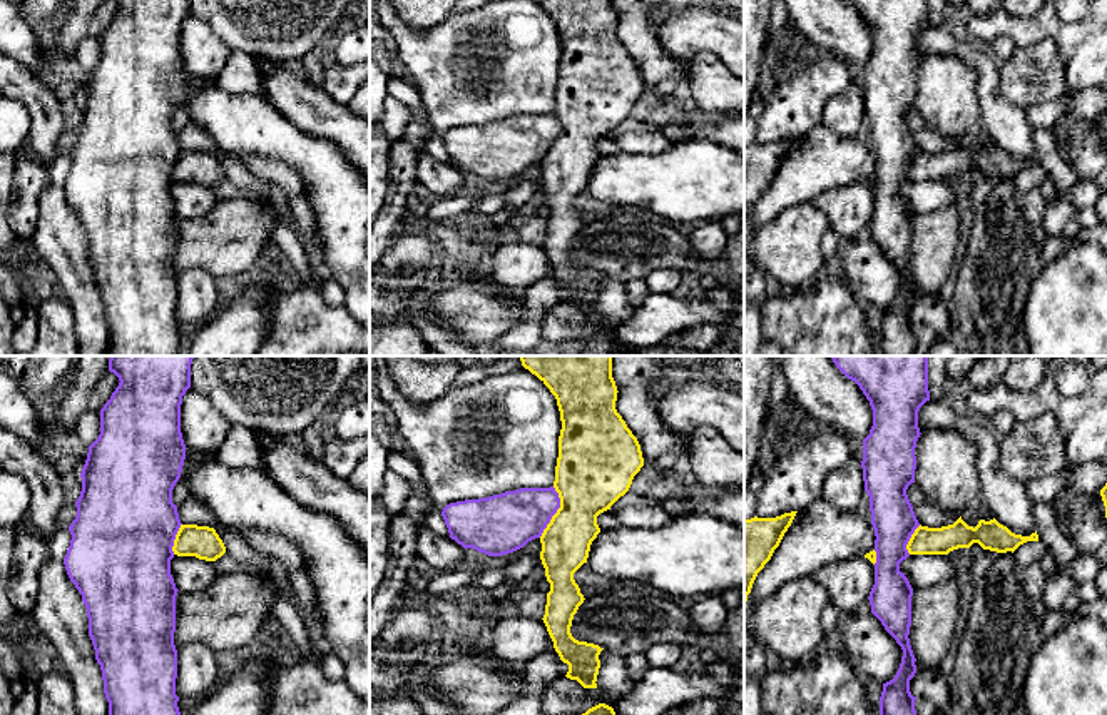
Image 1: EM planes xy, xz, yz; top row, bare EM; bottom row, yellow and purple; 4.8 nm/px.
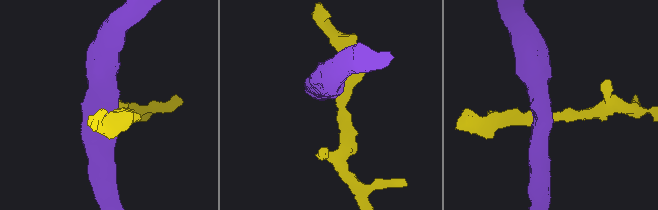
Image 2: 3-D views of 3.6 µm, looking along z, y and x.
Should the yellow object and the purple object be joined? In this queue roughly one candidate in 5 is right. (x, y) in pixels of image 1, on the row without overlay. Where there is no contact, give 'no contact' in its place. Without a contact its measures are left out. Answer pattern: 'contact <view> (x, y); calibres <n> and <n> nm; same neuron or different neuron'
contact xz (557, 137); calibres 360 and 280 nm; different neuron

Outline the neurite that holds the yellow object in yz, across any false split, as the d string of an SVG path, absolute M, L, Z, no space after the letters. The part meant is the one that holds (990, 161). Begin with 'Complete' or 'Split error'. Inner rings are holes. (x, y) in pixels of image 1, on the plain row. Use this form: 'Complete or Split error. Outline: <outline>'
Complete. Outline: M960 142L953 150L941 154L920 150L911 160L906 175L910 180L948 180L953 175L970 174L978 169L983 175L1013 179L1027 167L1038 167L1037 157L1030 162L1015 160L995 144L990 147L980 145L973 154Z

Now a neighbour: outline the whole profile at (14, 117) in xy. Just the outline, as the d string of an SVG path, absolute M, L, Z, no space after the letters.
M0 95L0 154L17 155L23 150L30 132L27 105Z

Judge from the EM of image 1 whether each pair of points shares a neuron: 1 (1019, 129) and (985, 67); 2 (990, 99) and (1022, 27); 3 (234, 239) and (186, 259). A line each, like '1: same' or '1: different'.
1: same
2: different
3: same

